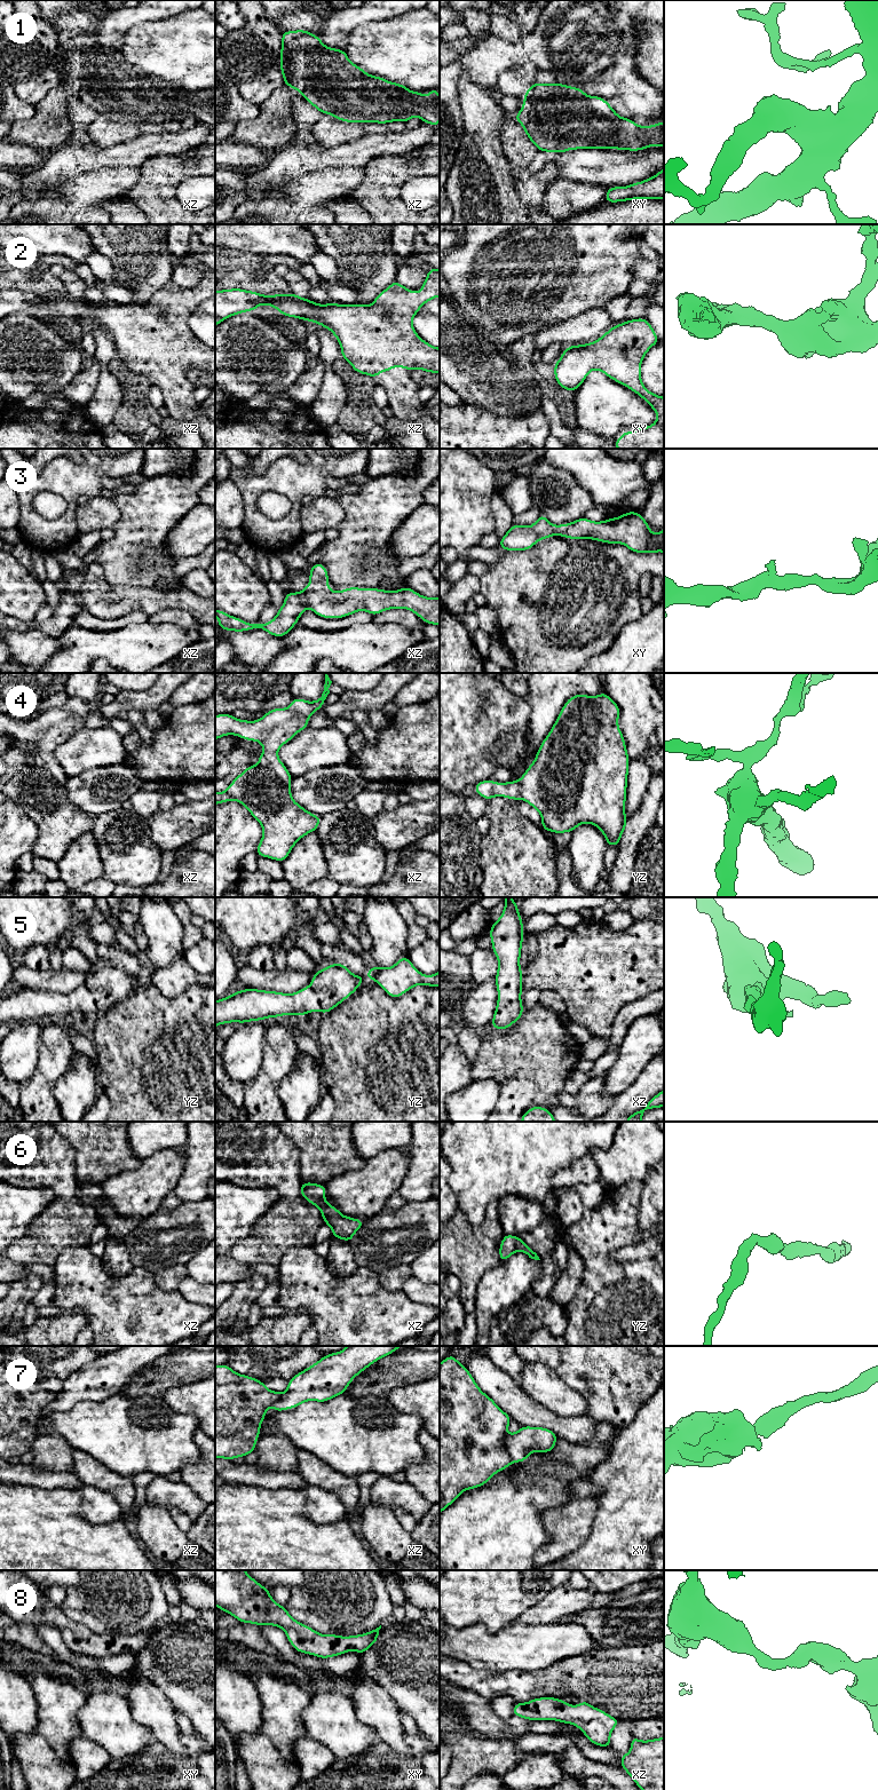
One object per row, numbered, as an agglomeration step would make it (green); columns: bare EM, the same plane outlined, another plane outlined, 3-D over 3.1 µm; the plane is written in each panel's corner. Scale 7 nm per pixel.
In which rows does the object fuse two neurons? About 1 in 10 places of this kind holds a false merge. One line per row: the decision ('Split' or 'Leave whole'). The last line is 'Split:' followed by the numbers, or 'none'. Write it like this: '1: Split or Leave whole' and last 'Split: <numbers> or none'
1: Leave whole
2: Leave whole
3: Leave whole
4: Leave whole
5: Leave whole
6: Leave whole
7: Split
8: Leave whole
Split: 7

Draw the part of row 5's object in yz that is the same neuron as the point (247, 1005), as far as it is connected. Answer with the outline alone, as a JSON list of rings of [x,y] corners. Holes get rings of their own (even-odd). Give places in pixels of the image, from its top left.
[[[337,963],[315,972],[310,985],[304,987],[294,993],[259,989],[243,989],[242,991],[235,991],[226,998],[215,1000],[215,1028],[223,1023],[246,1023],[250,1021],[260,1021],[291,1014],[304,1016],[316,1009],[326,1014],[353,995],[364,980],[365,976],[357,976],[342,963]]]

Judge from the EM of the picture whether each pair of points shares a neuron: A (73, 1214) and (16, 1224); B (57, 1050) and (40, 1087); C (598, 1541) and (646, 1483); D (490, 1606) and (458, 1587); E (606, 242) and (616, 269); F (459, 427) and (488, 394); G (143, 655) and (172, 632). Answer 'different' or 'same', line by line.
A: different
B: same
C: same
D: same
E: same
F: different
G: same

